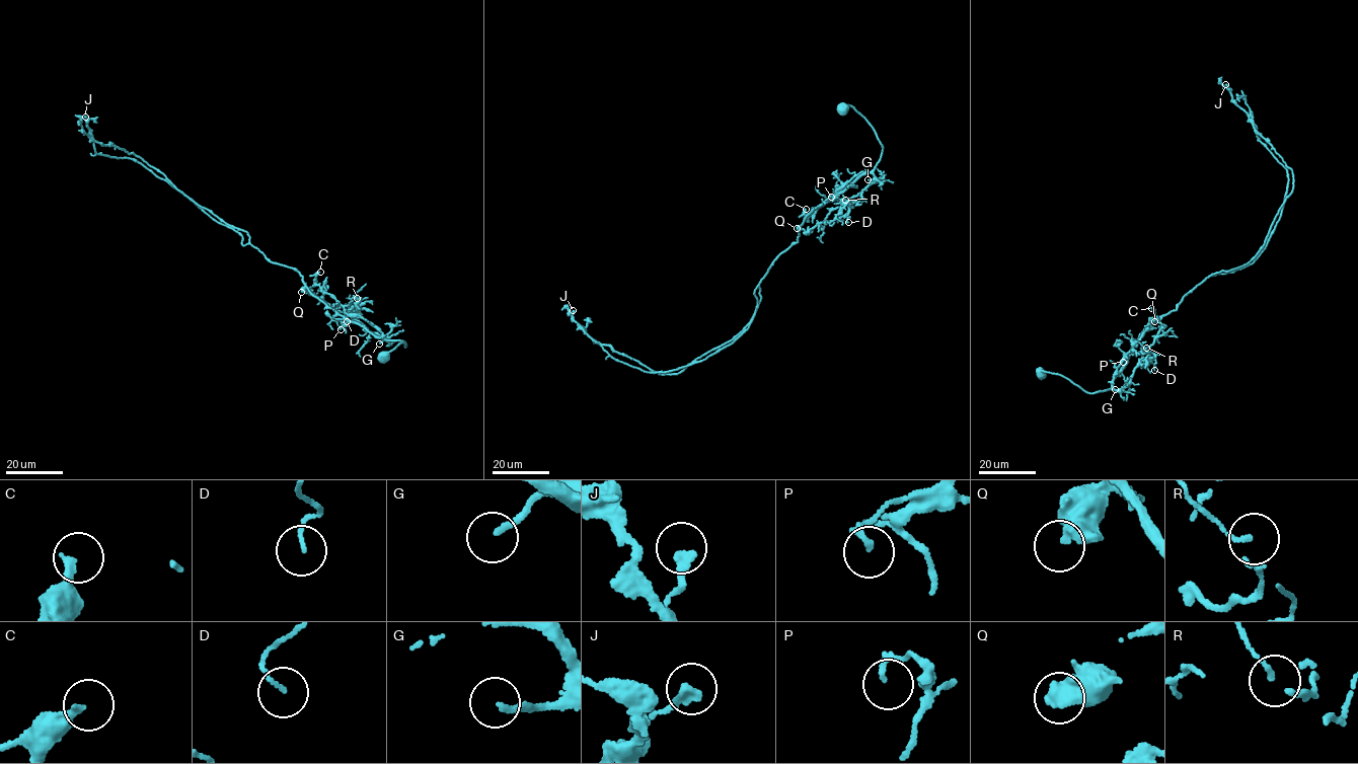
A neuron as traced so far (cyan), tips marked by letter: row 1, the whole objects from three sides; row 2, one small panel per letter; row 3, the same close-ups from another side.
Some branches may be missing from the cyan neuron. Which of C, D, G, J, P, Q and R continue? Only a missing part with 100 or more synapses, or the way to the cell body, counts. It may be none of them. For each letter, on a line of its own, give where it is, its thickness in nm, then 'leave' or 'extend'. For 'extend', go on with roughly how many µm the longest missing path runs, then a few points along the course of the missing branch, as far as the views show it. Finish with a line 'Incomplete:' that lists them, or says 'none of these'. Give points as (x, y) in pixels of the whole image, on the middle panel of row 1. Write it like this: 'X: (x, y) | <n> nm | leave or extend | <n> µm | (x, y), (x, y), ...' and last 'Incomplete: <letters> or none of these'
C: (806, 209) | 260 nm | leave
D: (848, 222) | 100 nm | leave
G: (868, 179) | 160 nm | leave
J: (573, 310) | 280 nm | leave
P: (831, 197) | 150 nm | leave
Q: (797, 228) | 400 nm | leave
R: (845, 200) | 80 nm | leave
Incomplete: none of these

